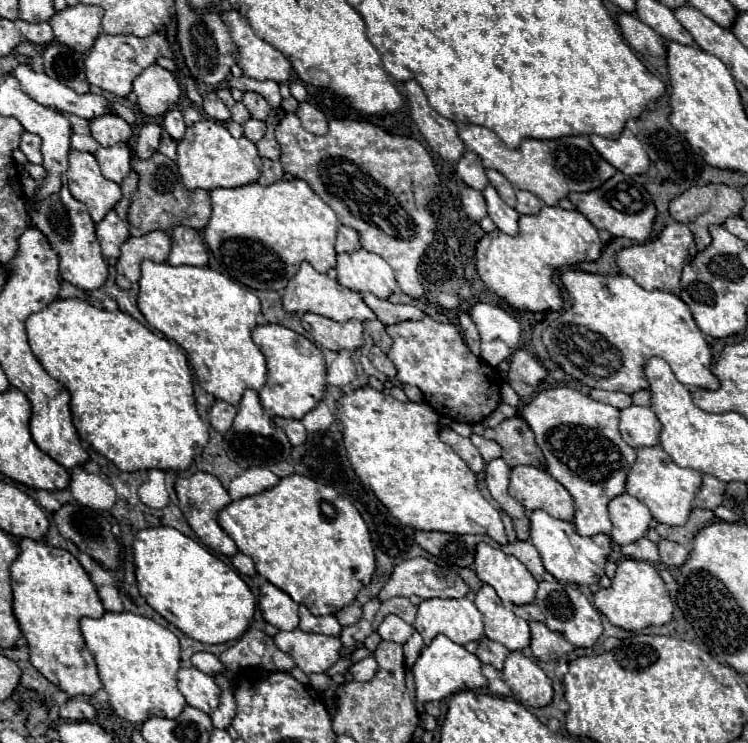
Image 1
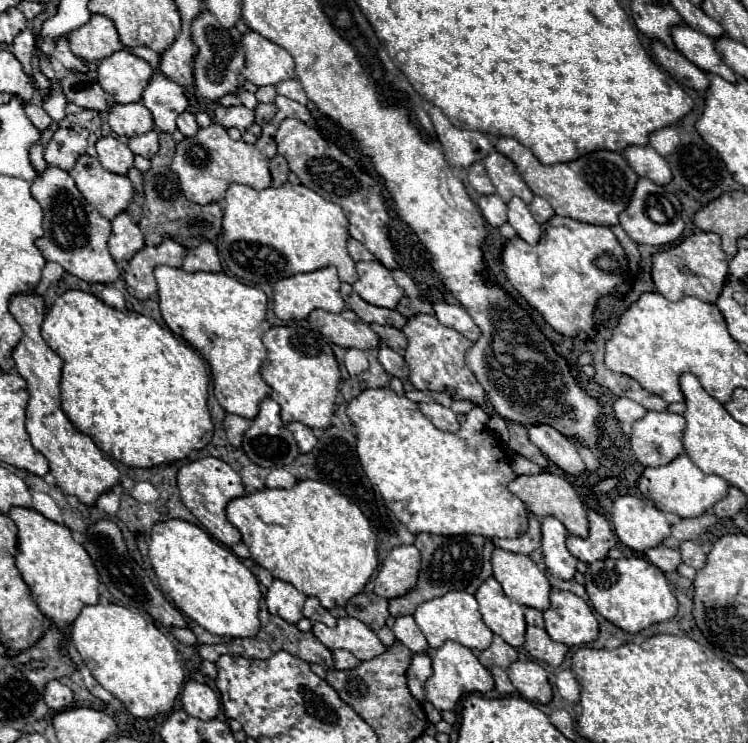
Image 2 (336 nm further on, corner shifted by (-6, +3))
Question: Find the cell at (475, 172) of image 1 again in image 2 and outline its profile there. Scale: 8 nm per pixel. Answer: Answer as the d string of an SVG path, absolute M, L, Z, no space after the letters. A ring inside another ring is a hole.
M476 162L476 164L470 166L468 182L470 182L470 186L472 186L478 194L494 194L494 192L496 192L496 190L494 190L494 184L490 182L490 178L488 178L488 174L486 174L484 164L480 164L480 162Z

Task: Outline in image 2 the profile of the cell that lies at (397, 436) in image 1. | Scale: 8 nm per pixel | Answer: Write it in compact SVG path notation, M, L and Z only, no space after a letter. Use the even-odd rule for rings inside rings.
M376 388L376 390L364 390L364 392L360 392L356 398L352 398L352 400L348 402L346 414L348 414L348 418L352 420L352 424L356 426L356 438L358 438L356 452L358 452L362 470L366 472L366 476L368 476L372 488L382 494L384 504L396 514L396 518L398 518L412 534L430 532L430 534L440 534L440 536L480 534L480 536L484 536L484 538L518 538L520 534L526 532L526 526L528 526L526 506L524 506L524 502L522 502L520 498L516 498L516 496L508 490L508 484L510 484L516 476L514 476L510 464L506 462L506 454L504 454L502 446L498 444L498 440L494 438L494 434L488 430L490 416L488 416L480 406L474 406L474 408L466 414L466 421L462 424L462 430L456 432L456 434L438 430L438 428L420 412L420 408L418 408L416 402L412 402L412 400L408 400L408 398L400 398L400 396L398 396L394 390L390 390L390 388Z

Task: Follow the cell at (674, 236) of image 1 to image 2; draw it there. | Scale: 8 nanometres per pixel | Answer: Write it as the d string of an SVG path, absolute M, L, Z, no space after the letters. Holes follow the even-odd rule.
M712 232L690 234L682 240L682 244L676 244L652 256L652 280L656 284L656 290L668 300L694 296L704 302L714 302L724 286L726 274L728 274L728 256L720 248L718 234Z

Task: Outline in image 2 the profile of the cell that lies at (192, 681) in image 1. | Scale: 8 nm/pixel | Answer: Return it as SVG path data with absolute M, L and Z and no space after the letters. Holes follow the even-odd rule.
M188 680L182 690L182 708L194 718L202 718L202 720L218 718L220 698L208 684Z

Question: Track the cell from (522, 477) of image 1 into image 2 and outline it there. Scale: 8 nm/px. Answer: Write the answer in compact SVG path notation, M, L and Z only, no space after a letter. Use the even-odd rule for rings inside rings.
M540 472L540 474L534 474L534 476L518 476L516 480L512 480L508 484L510 492L514 496L518 496L530 512L534 512L538 518L544 518L544 516L556 516L564 526L566 530L572 534L572 536L580 536L580 538L586 538L588 534L588 520L586 520L586 508L584 508L584 502L582 498L578 496L578 492L572 488L572 484L564 478L564 476L556 476L556 474L550 474L550 472Z

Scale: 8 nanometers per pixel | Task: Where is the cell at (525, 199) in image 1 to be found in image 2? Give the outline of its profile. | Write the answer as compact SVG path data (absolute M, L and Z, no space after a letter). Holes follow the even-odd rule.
M534 196L534 200L530 202L530 212L538 224L546 224L554 216L554 210L550 208L550 204L540 196Z

